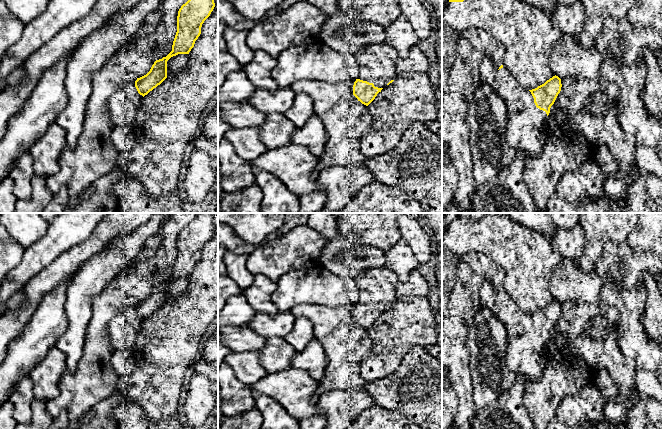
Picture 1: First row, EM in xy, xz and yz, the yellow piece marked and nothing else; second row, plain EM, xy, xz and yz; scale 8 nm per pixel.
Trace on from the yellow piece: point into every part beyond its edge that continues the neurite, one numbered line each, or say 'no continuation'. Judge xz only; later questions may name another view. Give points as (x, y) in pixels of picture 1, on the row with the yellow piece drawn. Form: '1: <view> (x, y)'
1: xz (376, 63)

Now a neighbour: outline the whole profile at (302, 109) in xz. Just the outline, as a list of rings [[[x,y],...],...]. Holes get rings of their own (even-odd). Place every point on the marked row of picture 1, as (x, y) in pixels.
[[[306,93],[296,94],[292,106],[285,113],[298,128],[303,127],[314,114],[314,102]]]

